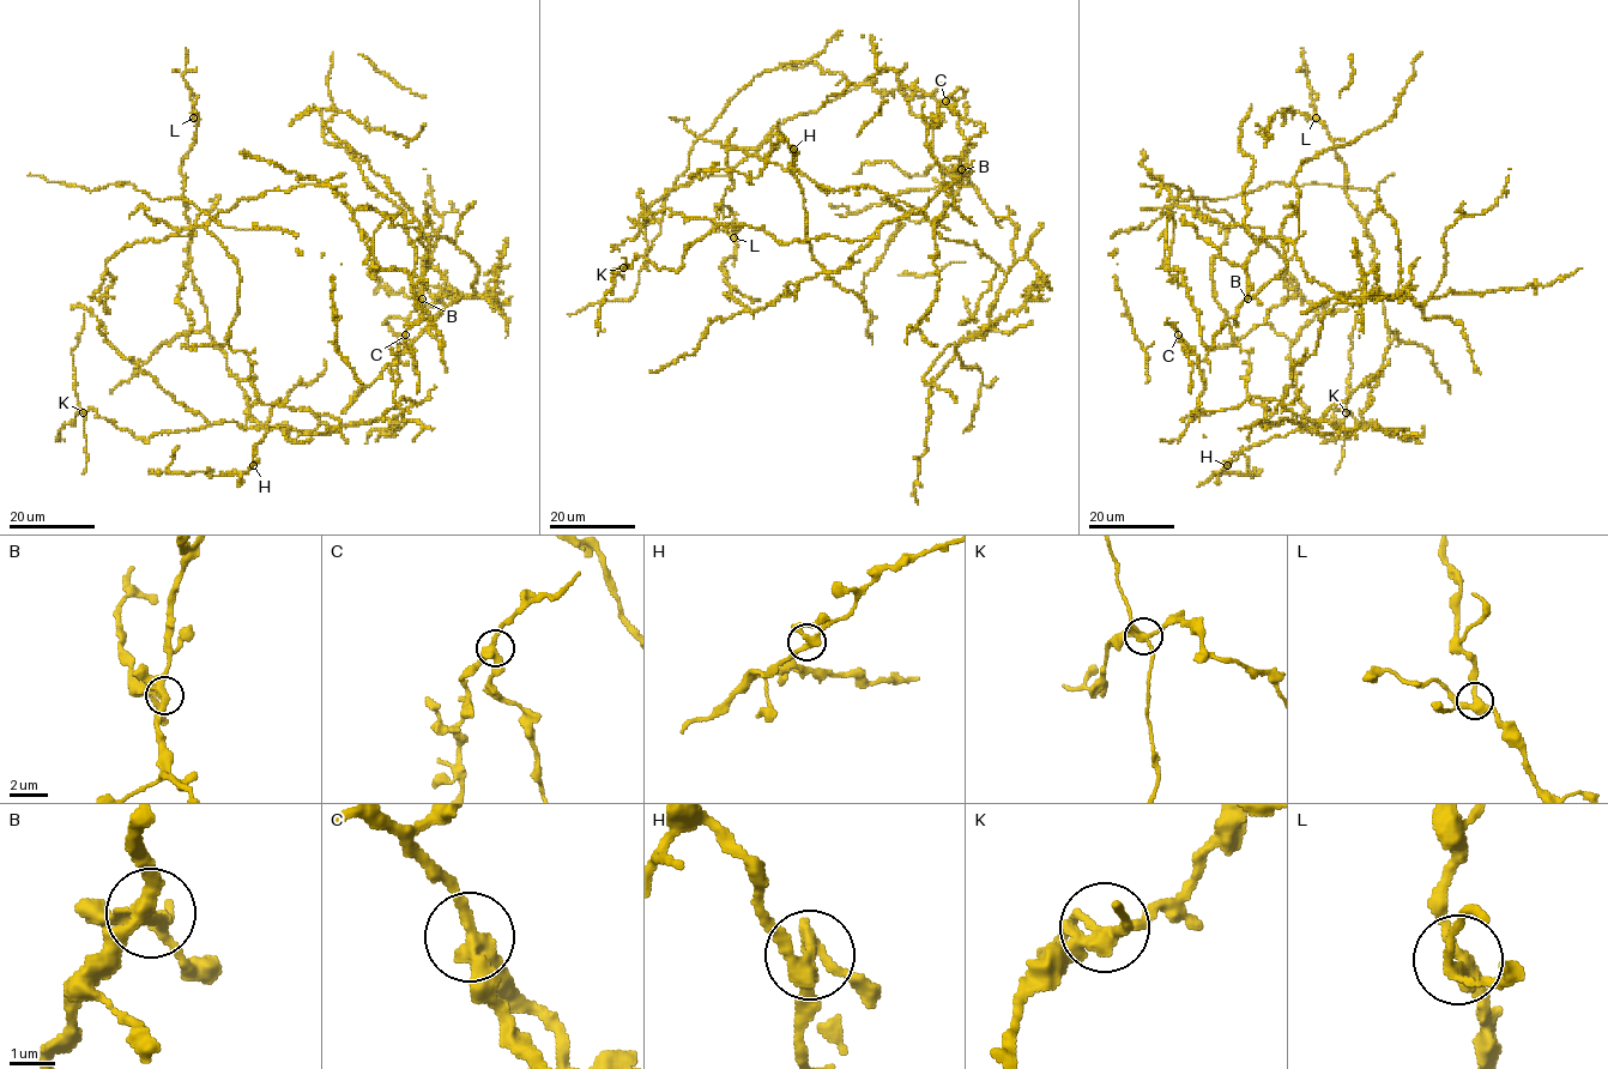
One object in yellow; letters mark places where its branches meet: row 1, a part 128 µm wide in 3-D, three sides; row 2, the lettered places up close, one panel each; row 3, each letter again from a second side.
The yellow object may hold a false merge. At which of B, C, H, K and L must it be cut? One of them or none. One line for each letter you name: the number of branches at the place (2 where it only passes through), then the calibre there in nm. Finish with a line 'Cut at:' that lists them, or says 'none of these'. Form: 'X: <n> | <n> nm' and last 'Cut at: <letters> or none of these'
K: 4 | 300 nm
Cut at: K

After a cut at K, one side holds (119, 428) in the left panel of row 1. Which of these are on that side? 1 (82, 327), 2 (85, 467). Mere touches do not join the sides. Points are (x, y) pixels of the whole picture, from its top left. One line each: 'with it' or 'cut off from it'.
1: cut off from it
2: cut off from it

